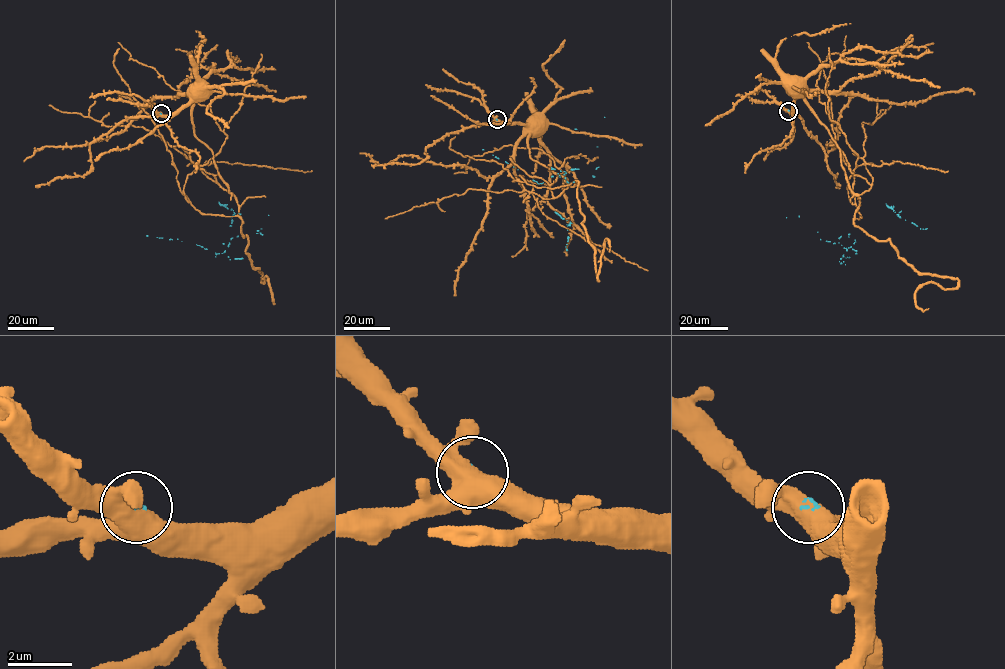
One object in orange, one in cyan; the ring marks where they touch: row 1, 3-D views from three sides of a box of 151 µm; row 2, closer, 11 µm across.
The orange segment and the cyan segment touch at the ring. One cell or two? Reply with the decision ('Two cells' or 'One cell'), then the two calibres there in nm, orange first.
Two cells. Thickness 550 nm (orange) against 90 nm

